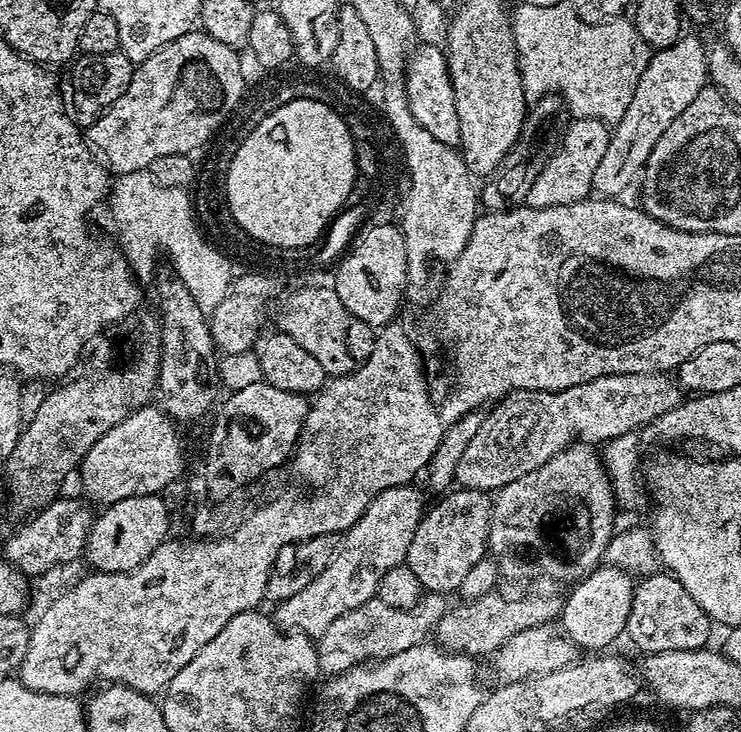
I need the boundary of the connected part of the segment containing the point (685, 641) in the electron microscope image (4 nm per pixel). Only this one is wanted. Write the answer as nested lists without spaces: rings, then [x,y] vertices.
[[[657,570],[650,576],[645,576],[633,587],[632,590],[632,605],[630,606],[630,618],[628,619],[628,626],[626,629],[627,639],[632,639],[638,647],[641,648],[641,653],[647,654],[650,652],[665,652],[666,650],[694,650],[695,648],[705,647],[709,643],[708,635],[714,629],[714,621],[708,617],[706,610],[702,610],[702,606],[698,606],[698,602],[694,602],[694,598],[690,598],[690,594],[686,590],[686,586],[682,586],[682,582],[678,582],[675,576],[669,574],[664,570]]]

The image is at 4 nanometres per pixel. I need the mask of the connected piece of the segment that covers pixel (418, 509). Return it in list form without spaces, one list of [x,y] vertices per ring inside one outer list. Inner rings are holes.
[[[412,484],[382,490],[382,494],[366,506],[362,518],[343,533],[340,548],[330,566],[326,566],[326,570],[322,570],[322,574],[306,586],[306,590],[298,590],[298,594],[275,605],[276,623],[285,630],[305,632],[310,637],[318,638],[326,633],[336,618],[375,597],[382,574],[405,563],[410,538],[414,538],[414,530],[418,530],[418,522],[425,511],[424,496]]]

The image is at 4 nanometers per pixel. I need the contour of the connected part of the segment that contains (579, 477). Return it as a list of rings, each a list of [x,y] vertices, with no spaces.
[[[577,442],[569,444],[550,462],[542,462],[538,470],[530,470],[522,478],[502,486],[492,501],[488,552],[499,564],[499,571],[513,572],[520,580],[532,580],[535,576],[545,576],[548,580],[572,580],[579,582],[593,572],[604,560],[604,551],[617,531],[616,491],[612,489],[612,479],[604,467],[601,453],[591,444]]]

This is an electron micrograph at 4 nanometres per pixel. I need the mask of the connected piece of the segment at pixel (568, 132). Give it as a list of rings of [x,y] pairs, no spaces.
[[[592,117],[573,119],[565,127],[560,138],[560,146],[550,158],[550,162],[538,174],[534,186],[524,195],[523,203],[530,208],[545,208],[546,206],[566,206],[579,200],[587,200],[593,195],[592,183],[598,165],[606,154],[606,146],[610,128],[607,123]]]

